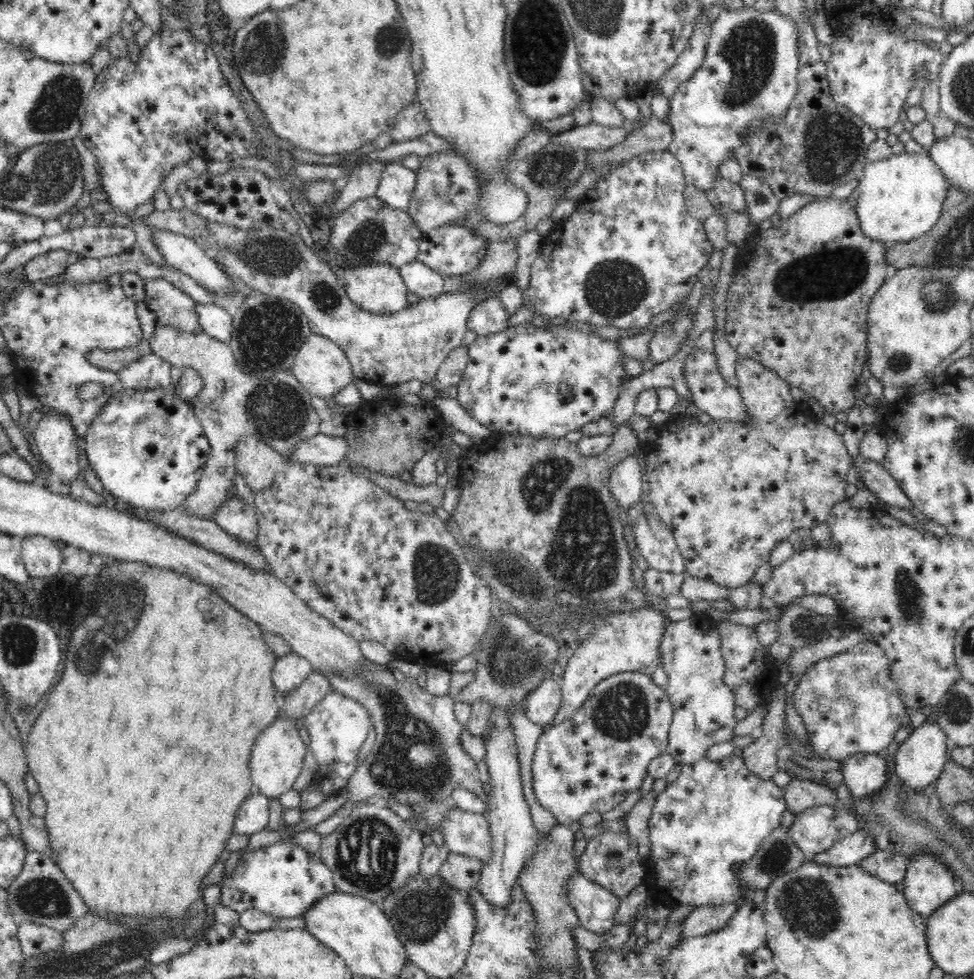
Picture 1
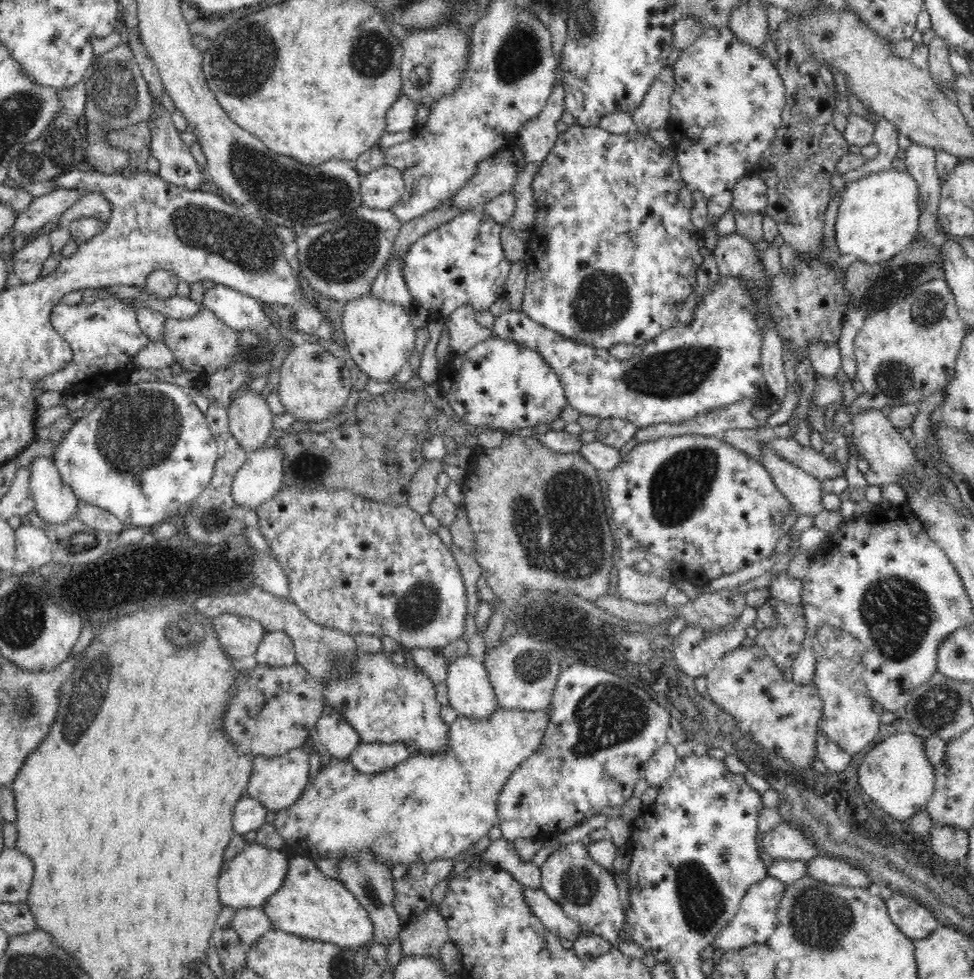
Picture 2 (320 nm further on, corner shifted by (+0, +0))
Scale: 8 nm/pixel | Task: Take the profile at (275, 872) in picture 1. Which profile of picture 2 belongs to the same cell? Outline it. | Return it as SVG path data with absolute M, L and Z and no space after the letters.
M250 842L234 858L225 860L217 882L222 906L238 909L262 908L264 903L282 886L288 872L290 856L281 849L271 849Z

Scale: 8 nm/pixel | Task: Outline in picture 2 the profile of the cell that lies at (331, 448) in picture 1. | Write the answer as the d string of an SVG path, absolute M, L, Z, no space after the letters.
M275 446L249 453L232 481L236 504L256 510L279 494L284 488L282 461L283 452Z

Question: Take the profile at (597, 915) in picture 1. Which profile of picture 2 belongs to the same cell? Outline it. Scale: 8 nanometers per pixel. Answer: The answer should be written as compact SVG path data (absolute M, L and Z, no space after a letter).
M581 841L562 845L547 857L539 871L540 889L563 908L568 918L575 920L583 930L604 936L611 943L619 938L625 923L625 914L620 906L615 875L590 857L587 846Z

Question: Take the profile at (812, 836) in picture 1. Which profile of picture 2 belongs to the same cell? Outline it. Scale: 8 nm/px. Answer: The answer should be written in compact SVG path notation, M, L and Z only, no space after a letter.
M782 822L761 840L764 850L776 860L807 861L818 855L815 842L790 823Z

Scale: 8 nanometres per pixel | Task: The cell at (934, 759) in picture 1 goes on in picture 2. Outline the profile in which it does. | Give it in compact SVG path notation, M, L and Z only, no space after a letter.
M912 733L888 736L876 744L858 766L857 777L861 789L879 810L898 821L908 820L924 809L934 790L934 766L928 761L923 740Z

